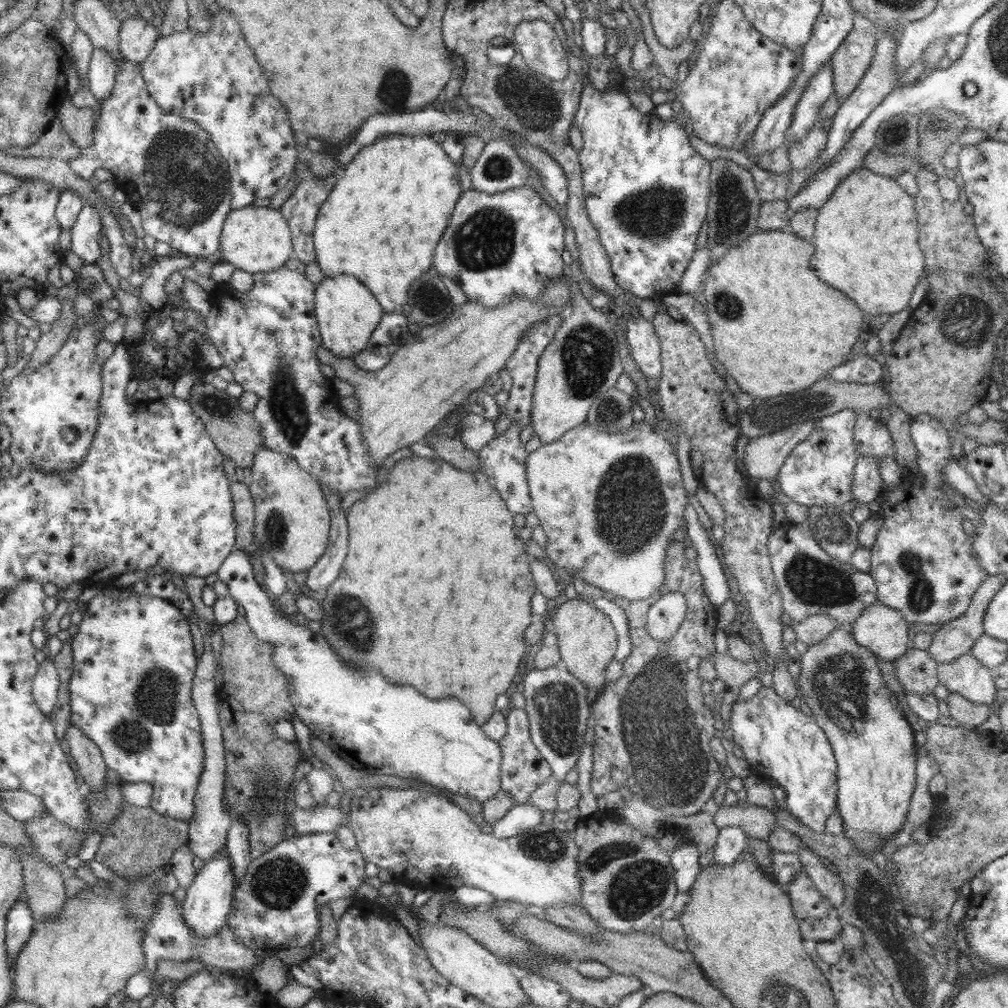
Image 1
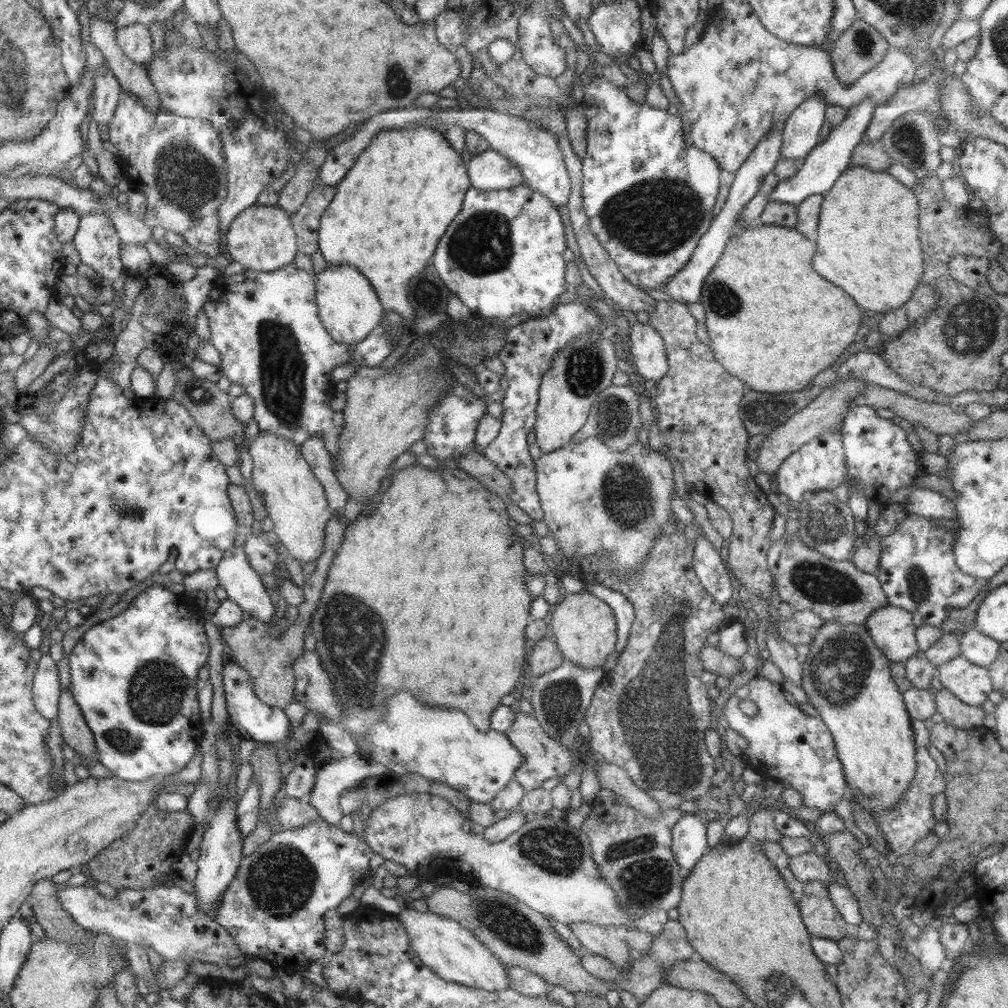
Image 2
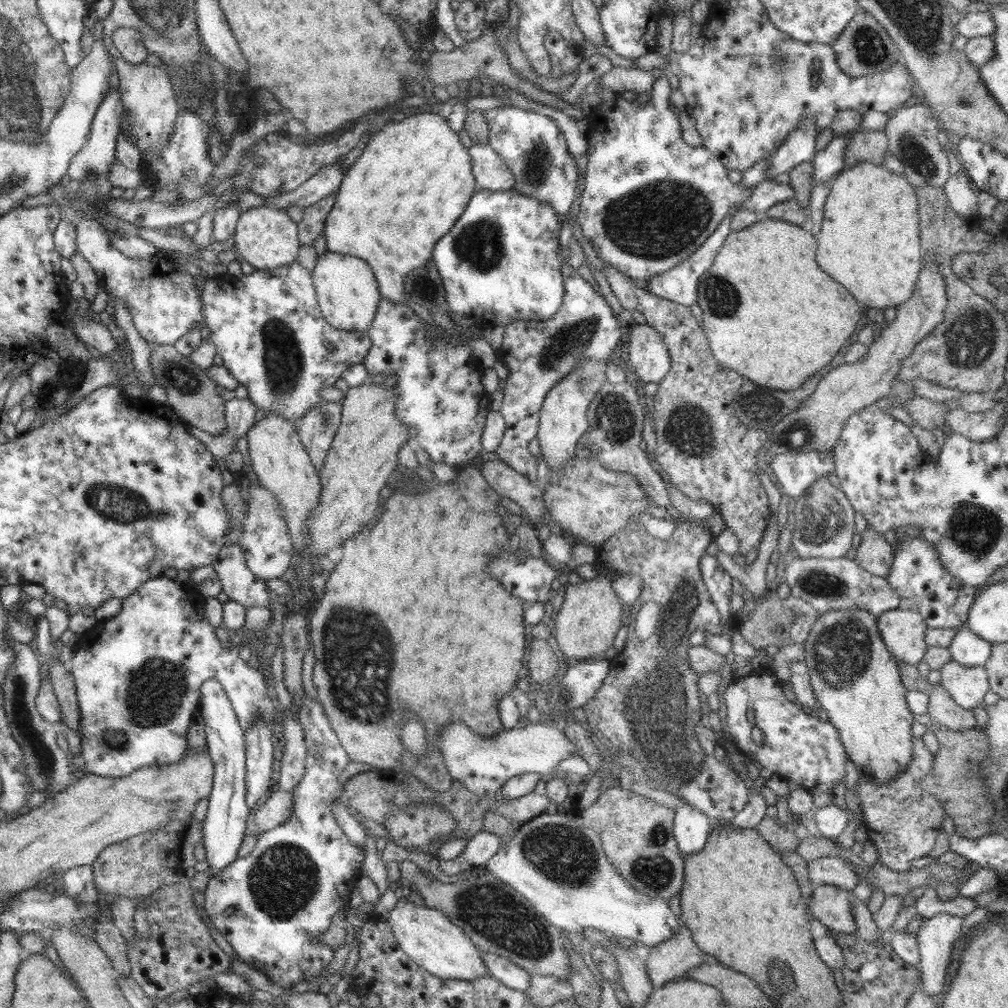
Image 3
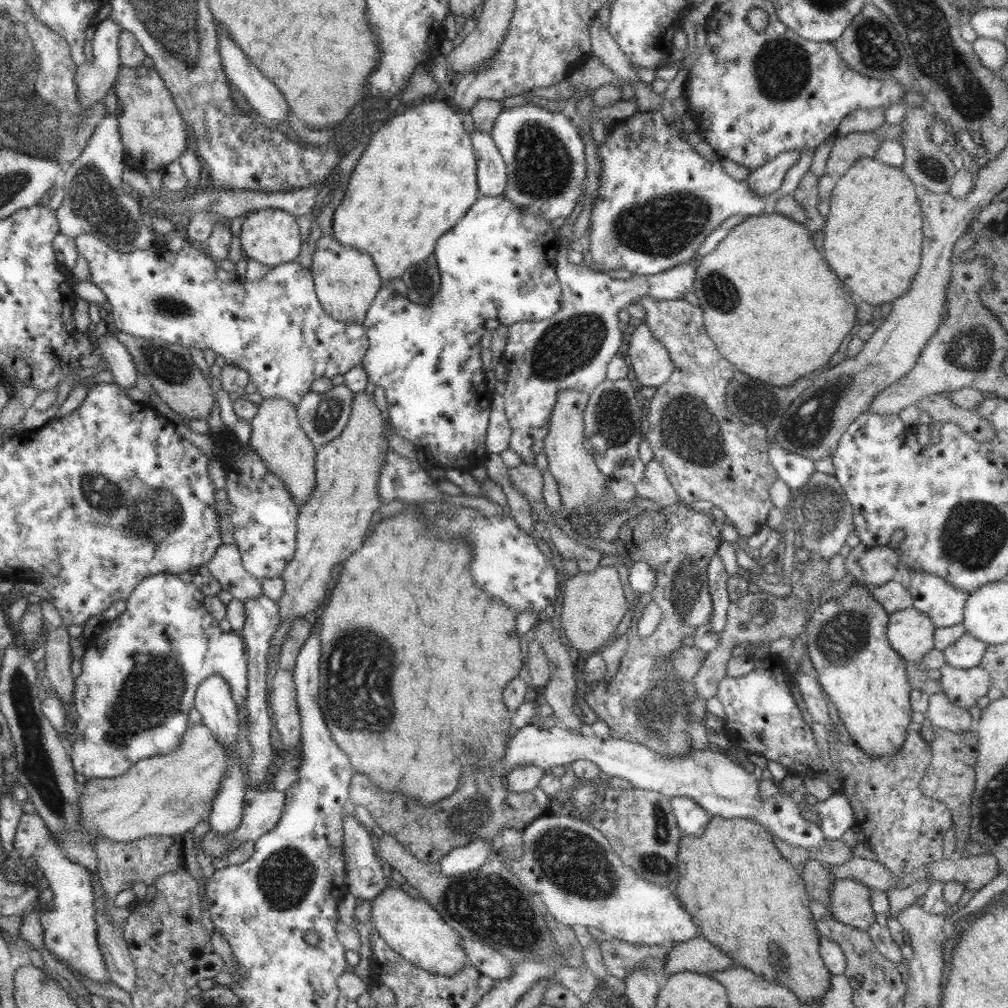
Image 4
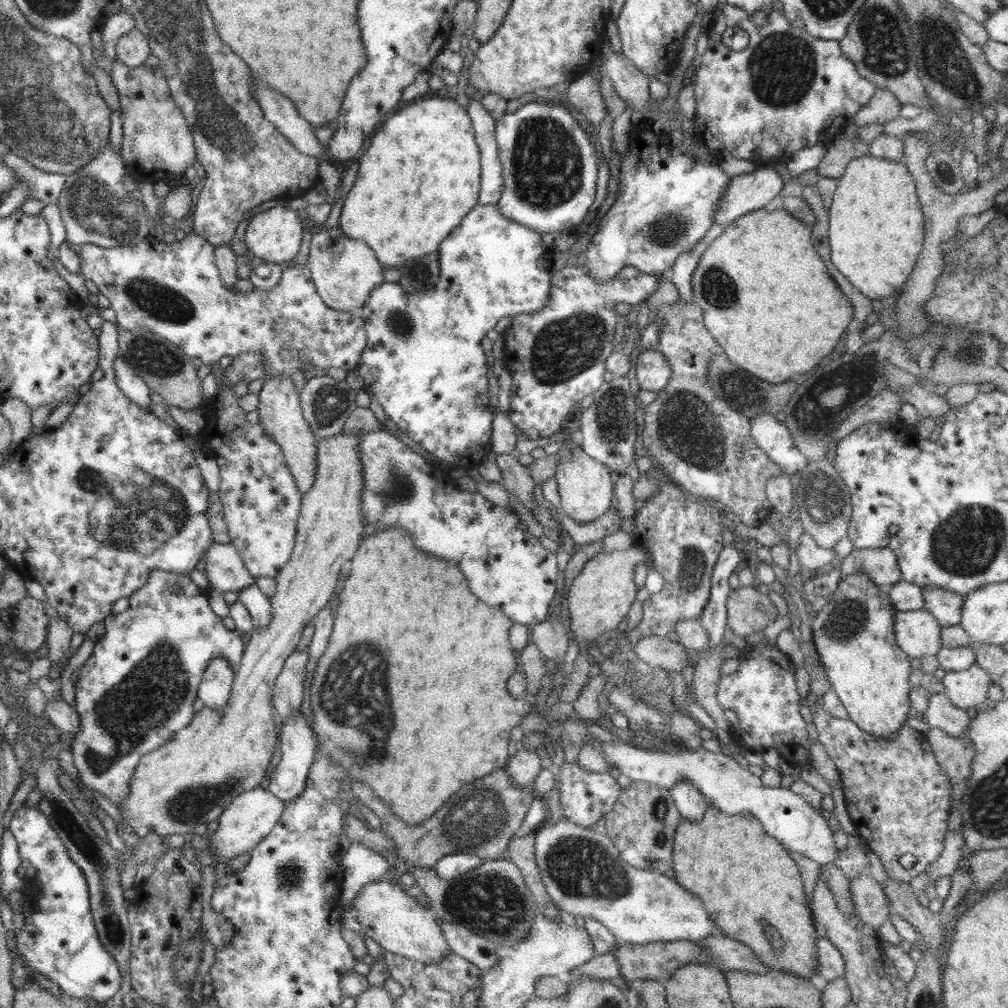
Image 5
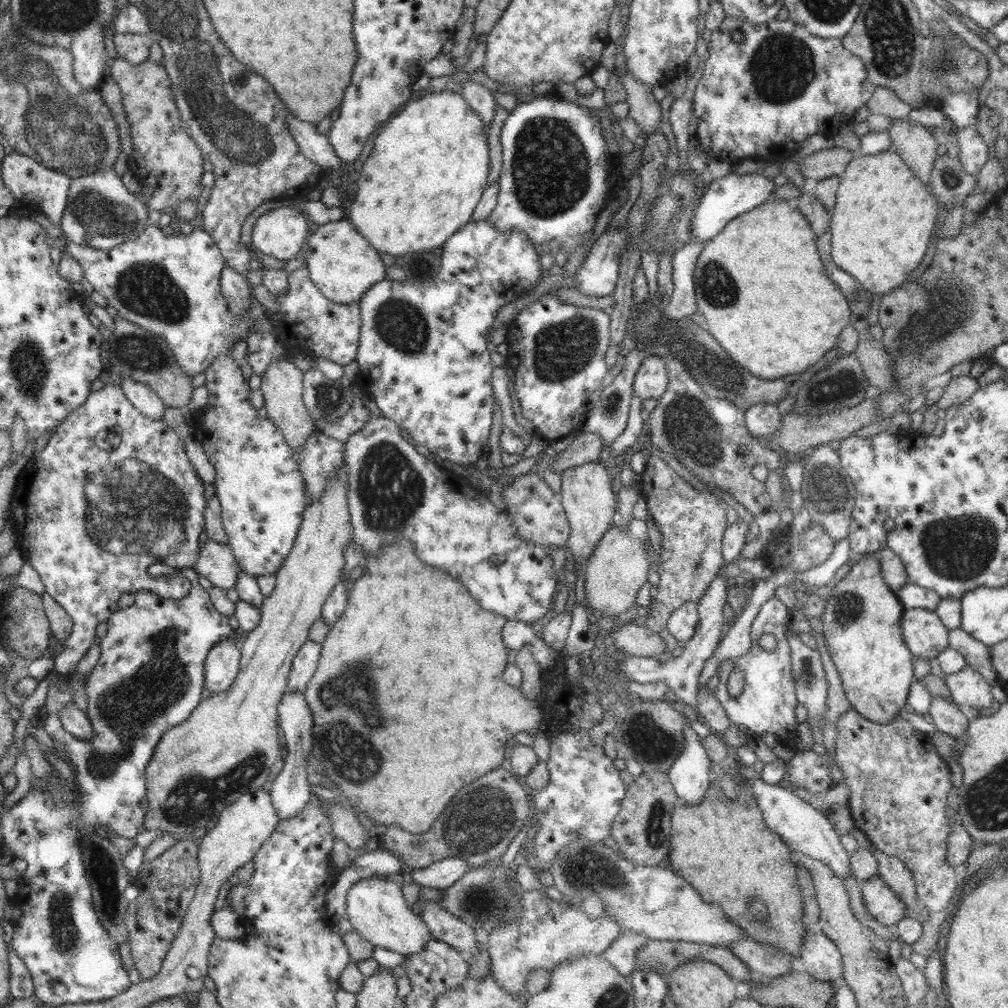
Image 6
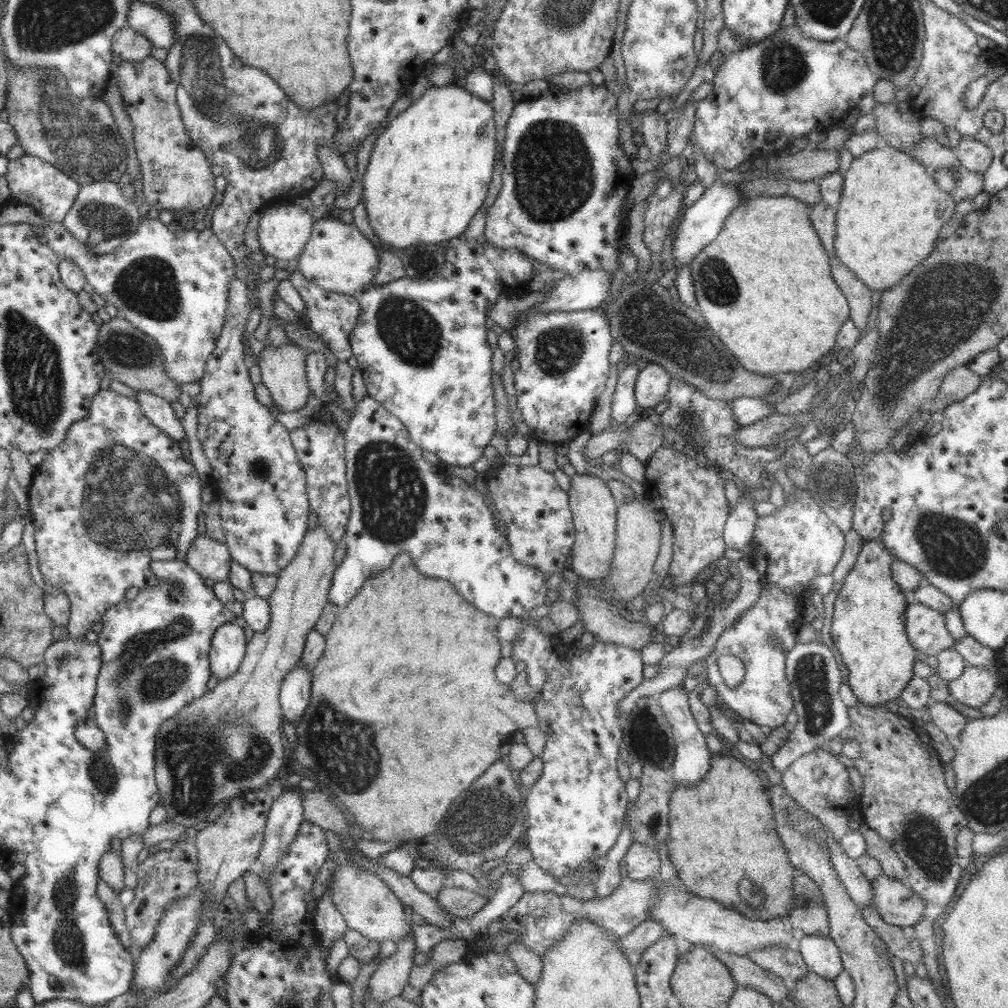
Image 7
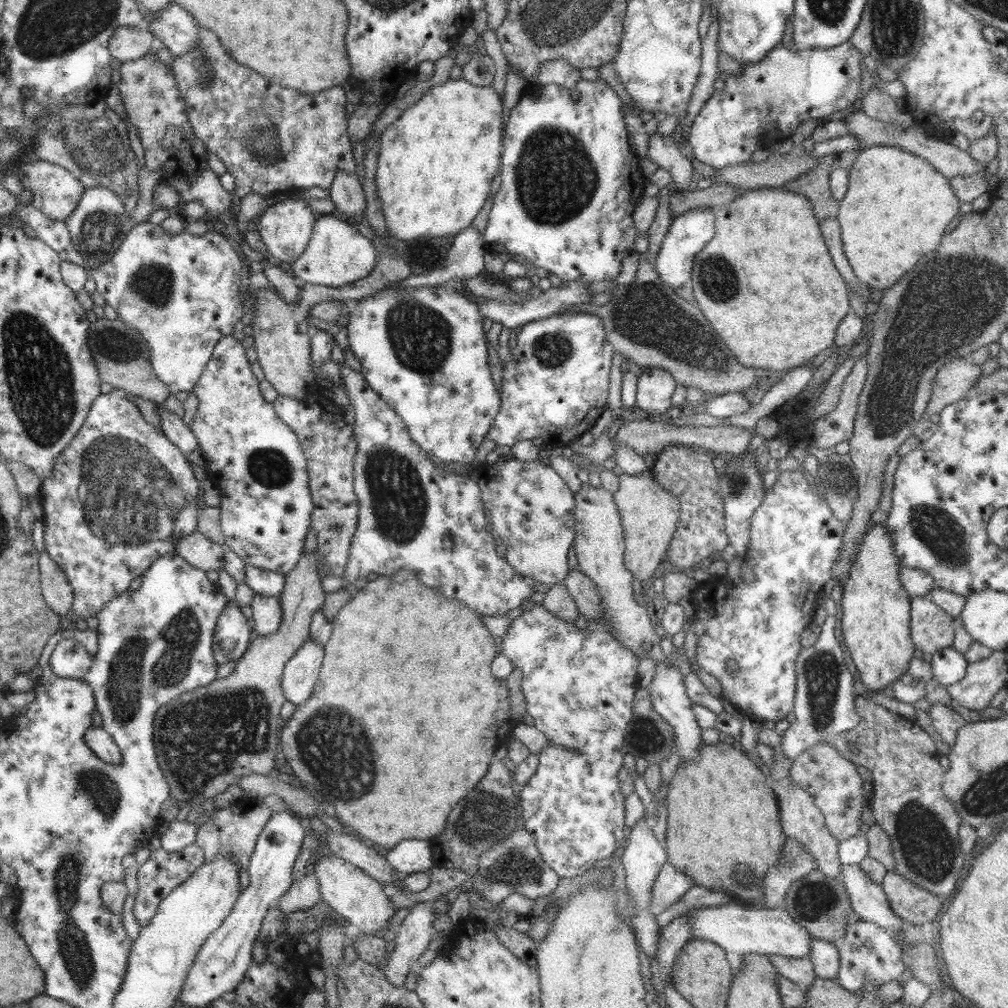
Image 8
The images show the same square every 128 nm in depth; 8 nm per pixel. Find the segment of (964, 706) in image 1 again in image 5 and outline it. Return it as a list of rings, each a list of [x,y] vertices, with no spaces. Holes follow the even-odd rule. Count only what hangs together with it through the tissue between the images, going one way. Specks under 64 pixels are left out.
[[[945,693],[930,694],[923,719],[930,727],[954,737],[965,735],[971,722],[966,710],[954,706]]]

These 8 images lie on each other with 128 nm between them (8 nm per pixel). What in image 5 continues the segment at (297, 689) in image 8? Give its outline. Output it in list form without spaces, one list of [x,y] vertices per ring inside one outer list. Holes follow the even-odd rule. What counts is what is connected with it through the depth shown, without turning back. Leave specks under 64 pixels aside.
[[[300,711],[294,713],[294,717],[290,717],[286,723],[279,726],[282,730],[279,738],[282,757],[270,776],[268,790],[286,804],[289,800],[302,794],[312,761],[317,754],[318,740],[313,726],[310,726],[304,713]]]

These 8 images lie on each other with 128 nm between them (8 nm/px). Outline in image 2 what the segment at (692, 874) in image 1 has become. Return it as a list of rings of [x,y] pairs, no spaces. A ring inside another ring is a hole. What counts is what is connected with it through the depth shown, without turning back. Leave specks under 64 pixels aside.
[[[684,810],[678,822],[672,827],[671,849],[674,860],[680,866],[680,874],[685,878],[694,869],[709,848],[707,843],[707,825],[702,817]]]

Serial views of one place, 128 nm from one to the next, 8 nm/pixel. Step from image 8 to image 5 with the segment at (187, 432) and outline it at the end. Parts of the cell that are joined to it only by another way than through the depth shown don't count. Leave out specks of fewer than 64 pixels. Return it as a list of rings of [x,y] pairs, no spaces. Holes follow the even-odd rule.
[[[120,355],[114,359],[113,367],[118,388],[138,406],[150,410],[151,388],[135,374],[134,370],[129,367],[129,364]]]

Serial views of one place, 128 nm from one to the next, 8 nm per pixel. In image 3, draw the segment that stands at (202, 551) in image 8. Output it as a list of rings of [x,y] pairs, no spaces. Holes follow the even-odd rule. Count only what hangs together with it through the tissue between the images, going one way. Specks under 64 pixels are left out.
[[[239,544],[224,545],[212,566],[216,572],[216,584],[228,599],[234,600],[246,609],[270,605],[270,594],[265,580],[254,576],[246,566]]]

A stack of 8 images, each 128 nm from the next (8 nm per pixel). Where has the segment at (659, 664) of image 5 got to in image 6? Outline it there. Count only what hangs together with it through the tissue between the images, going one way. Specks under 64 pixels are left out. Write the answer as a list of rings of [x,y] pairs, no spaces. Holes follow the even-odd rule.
[[[642,623],[619,626],[619,630],[606,633],[612,637],[614,645],[632,657],[657,658],[668,651],[660,634],[648,629]]]

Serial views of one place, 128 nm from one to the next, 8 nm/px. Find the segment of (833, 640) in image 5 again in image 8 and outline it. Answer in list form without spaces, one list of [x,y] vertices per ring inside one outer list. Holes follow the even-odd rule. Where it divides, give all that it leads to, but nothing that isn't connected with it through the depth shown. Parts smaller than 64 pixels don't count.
[[[884,524],[874,525],[864,535],[841,600],[843,648],[856,665],[859,682],[877,693],[888,692],[893,682],[907,672],[916,650],[910,632],[910,596],[900,583],[900,562],[893,545]]]

